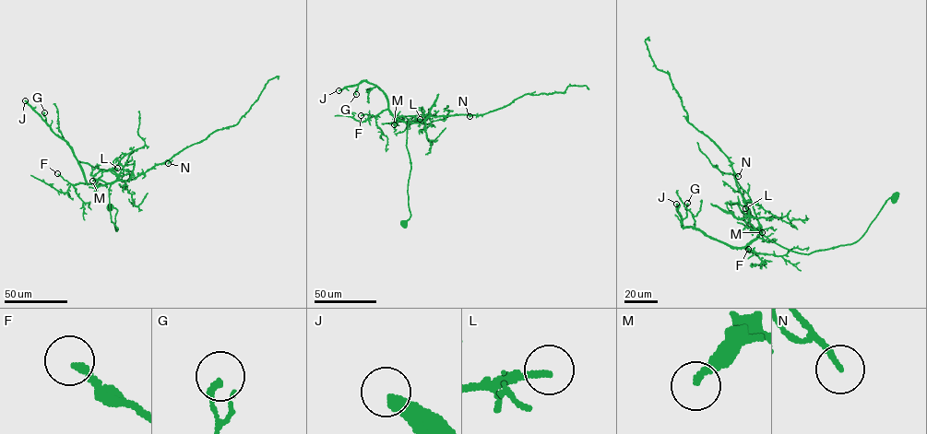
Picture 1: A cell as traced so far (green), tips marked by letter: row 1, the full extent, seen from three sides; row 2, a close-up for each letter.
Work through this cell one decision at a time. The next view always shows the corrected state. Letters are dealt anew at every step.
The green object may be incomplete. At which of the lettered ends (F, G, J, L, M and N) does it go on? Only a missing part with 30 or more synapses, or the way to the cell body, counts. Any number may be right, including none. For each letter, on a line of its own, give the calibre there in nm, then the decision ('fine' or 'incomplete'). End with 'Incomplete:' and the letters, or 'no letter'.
F: calibre 170 nm; incomplete
G: calibre 180 nm; fine
J: calibre 320 nm; incomplete
L: calibre 170 nm; fine
M: calibre 200 nm; incomplete
N: calibre 160 nm; fine
Incomplete: F, J, M

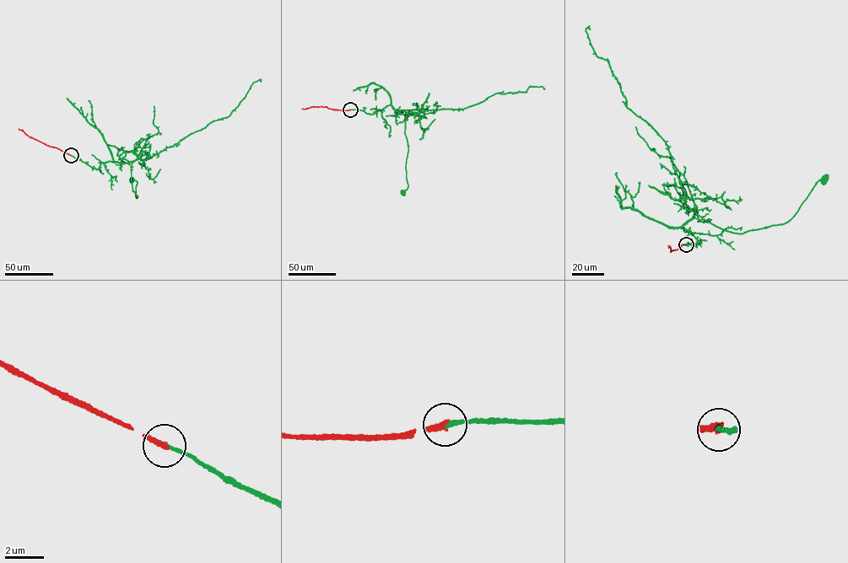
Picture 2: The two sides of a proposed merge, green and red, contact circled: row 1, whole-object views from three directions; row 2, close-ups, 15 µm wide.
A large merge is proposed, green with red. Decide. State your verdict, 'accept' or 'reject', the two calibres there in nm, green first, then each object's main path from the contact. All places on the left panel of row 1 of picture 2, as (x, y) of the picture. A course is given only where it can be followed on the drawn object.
accept | 170/240 nm | green via (71, 155), (94, 168), (98, 168), (102, 163), (132, 162), (132, 191), (137, 198), (137, 182), (132, 179) | red via (71, 155), (30, 137), (18, 129)

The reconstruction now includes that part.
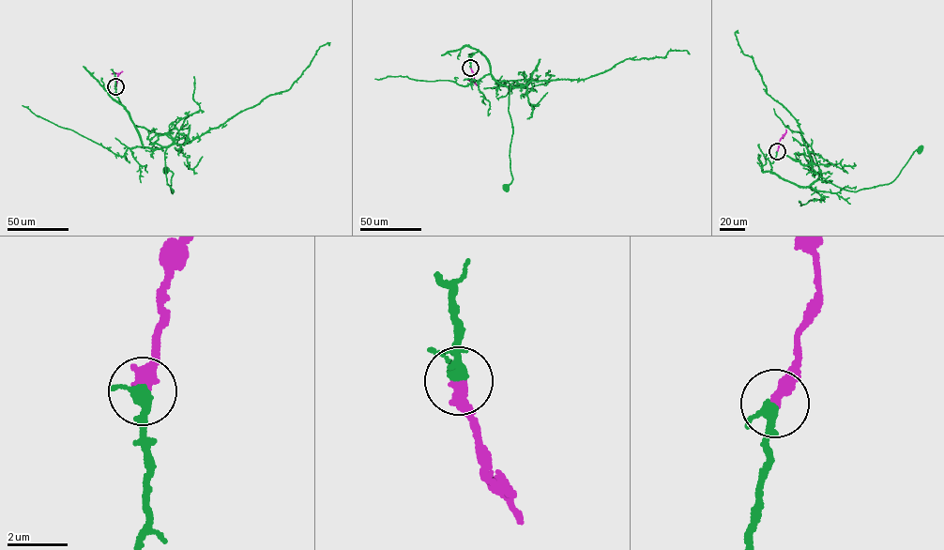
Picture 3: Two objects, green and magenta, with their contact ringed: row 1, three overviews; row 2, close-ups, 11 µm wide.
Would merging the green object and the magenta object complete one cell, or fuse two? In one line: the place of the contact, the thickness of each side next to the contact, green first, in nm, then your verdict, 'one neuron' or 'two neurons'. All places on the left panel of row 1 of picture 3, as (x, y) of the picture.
(115, 86) | 300/400 nm | one neuron

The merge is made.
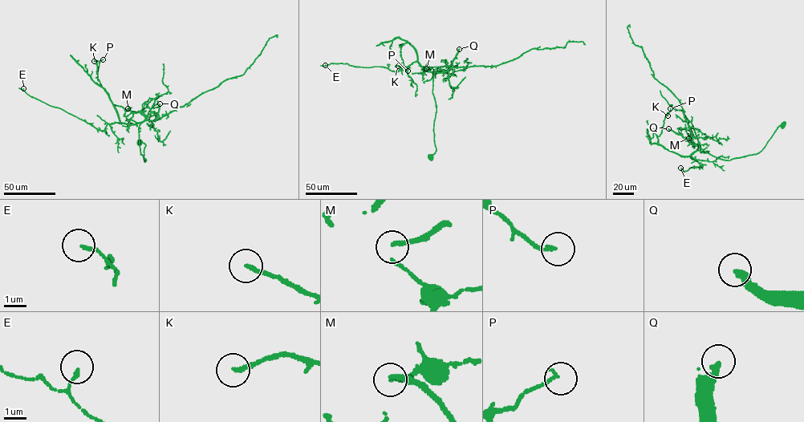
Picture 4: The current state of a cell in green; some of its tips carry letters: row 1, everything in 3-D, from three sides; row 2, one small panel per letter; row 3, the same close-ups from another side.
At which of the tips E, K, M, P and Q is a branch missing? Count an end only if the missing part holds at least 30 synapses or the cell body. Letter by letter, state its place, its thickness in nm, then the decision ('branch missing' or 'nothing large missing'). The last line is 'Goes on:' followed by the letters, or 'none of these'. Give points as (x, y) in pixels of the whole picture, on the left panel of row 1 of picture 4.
E: place (23, 88); calibre 120 nm; nothing large missing
K: place (94, 61); calibre 190 nm; nothing large missing
M: place (127, 108); calibre 160 nm; branch missing
P: place (103, 59); calibre 130 nm; nothing large missing
Q: place (160, 103); calibre 280 nm; branch missing
Goes on: M, Q

